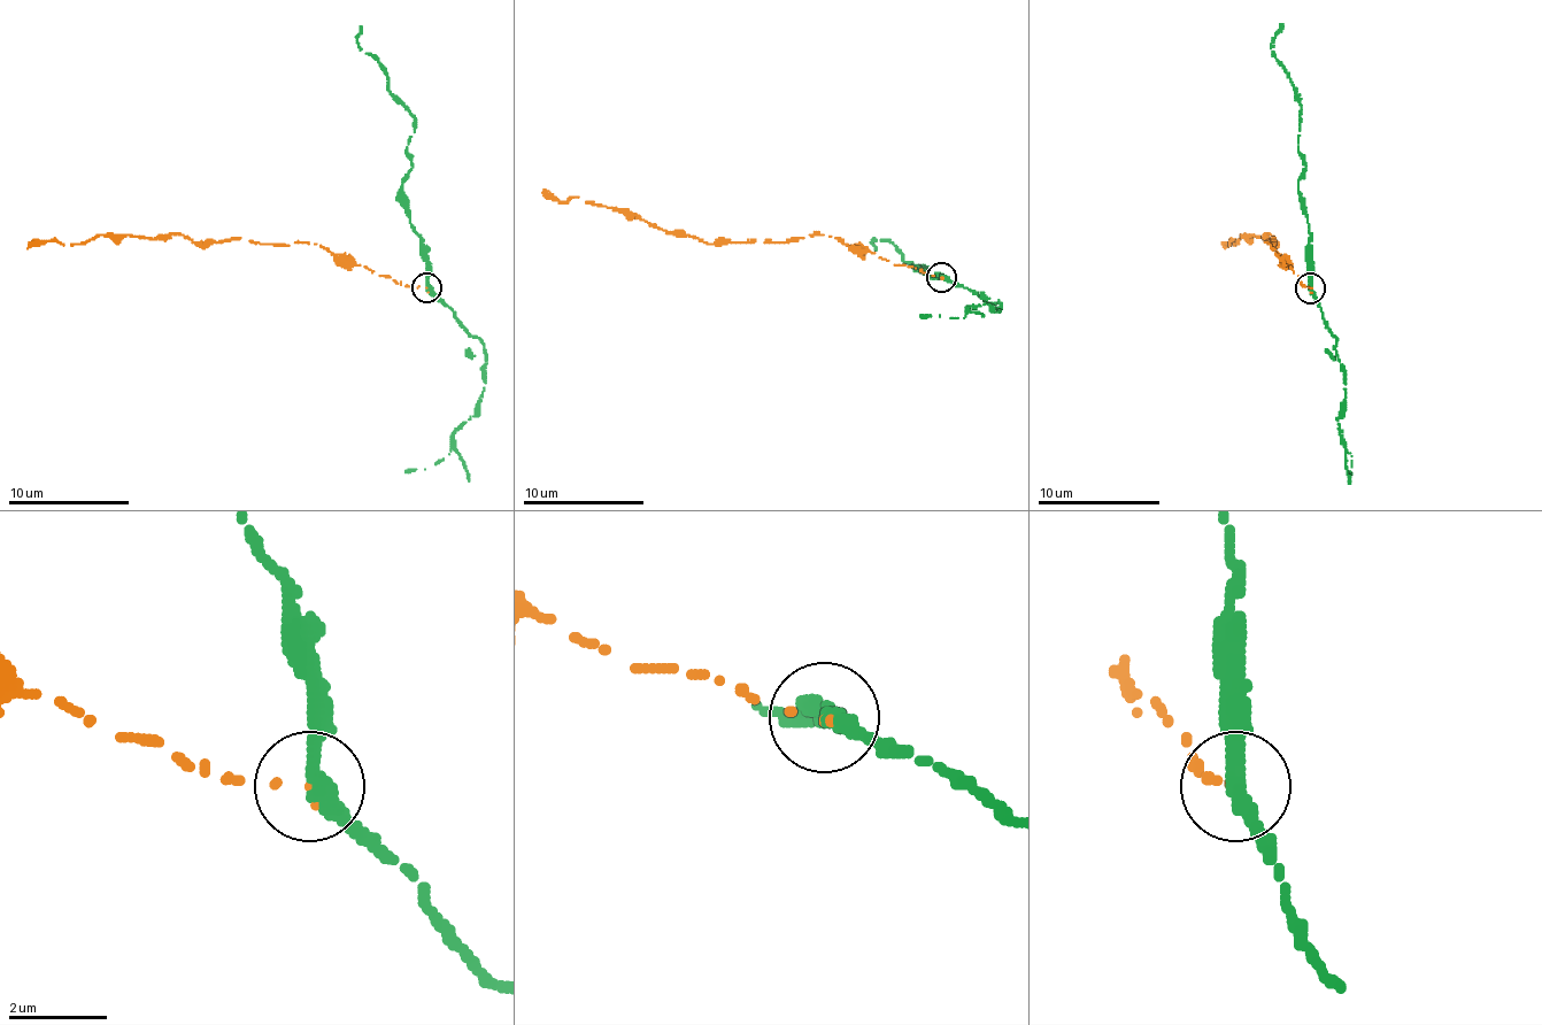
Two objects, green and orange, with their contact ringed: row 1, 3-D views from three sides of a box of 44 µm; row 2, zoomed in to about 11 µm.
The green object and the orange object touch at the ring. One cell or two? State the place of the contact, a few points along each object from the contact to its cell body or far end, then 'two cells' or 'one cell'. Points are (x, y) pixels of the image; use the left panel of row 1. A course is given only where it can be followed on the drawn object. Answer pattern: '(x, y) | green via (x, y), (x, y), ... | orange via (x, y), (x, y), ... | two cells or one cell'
(426, 287) | green via (425, 288), (423, 237), (401, 189), (410, 168), (414, 116), (395, 98), (386, 70), (359, 46), (362, 25) | orange via (425, 288), (380, 276), (359, 264), (341, 264), (316, 243), (102, 233), (84, 243), (38, 240), (27, 249) | two cells

